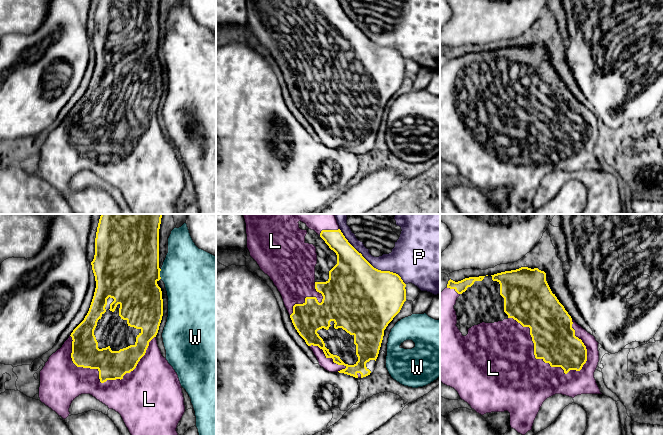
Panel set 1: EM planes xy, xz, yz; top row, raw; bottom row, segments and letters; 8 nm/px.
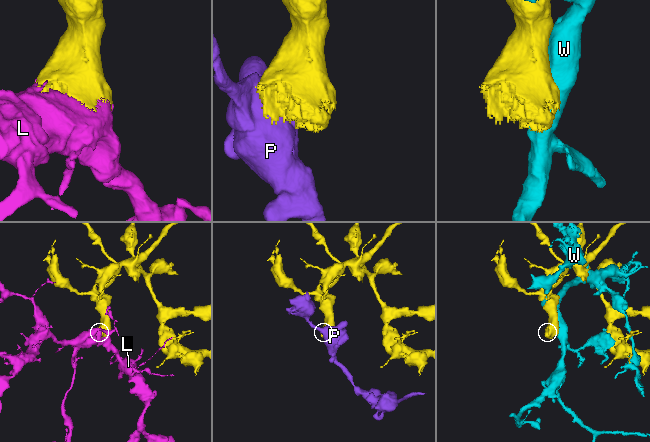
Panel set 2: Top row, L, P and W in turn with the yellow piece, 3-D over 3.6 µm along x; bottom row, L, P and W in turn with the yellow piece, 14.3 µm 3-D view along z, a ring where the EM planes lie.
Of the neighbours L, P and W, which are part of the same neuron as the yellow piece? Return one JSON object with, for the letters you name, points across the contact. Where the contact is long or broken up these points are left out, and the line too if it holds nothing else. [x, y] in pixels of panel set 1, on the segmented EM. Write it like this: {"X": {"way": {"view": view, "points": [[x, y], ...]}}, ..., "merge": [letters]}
{"merge": ["L"]}

